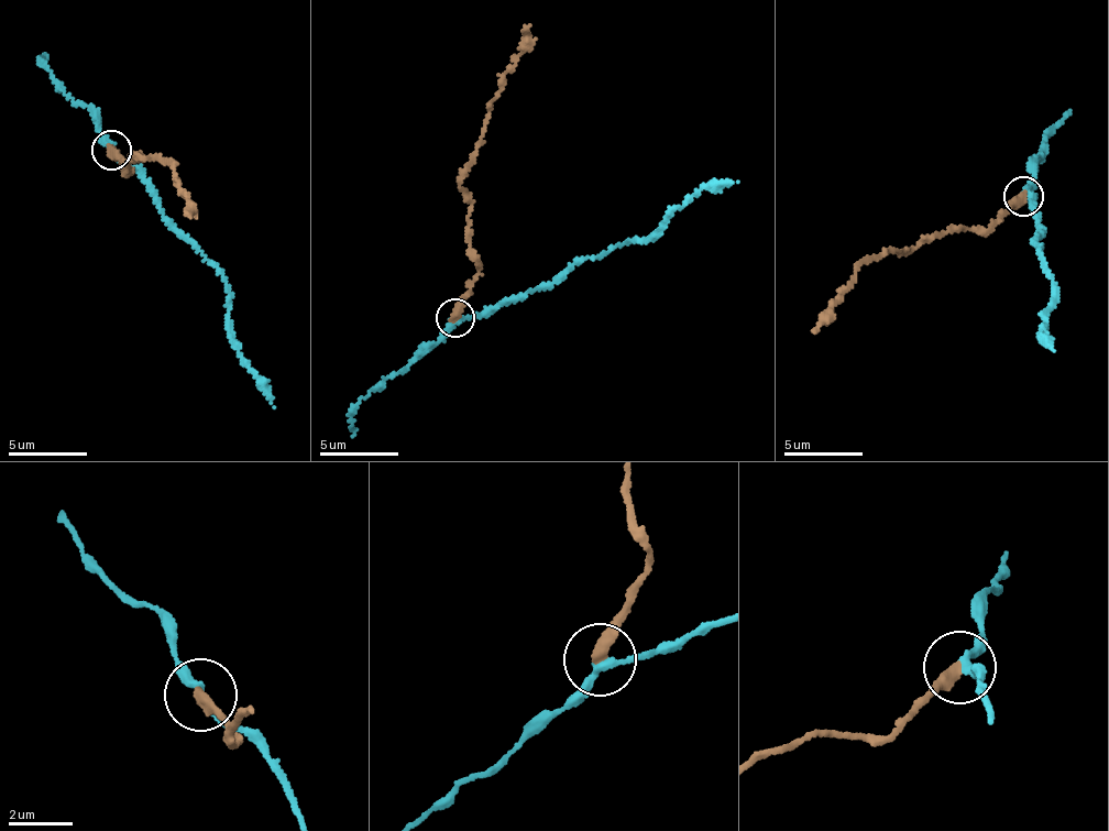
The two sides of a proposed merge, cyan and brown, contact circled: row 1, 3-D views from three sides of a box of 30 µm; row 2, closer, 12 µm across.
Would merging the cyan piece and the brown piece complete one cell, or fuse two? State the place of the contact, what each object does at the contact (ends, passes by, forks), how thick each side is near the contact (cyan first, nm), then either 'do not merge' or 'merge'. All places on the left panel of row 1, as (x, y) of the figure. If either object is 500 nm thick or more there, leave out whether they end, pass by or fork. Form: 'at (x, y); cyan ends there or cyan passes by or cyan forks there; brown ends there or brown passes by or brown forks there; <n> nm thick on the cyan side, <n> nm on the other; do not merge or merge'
at (111, 150); cyan passes by; brown ends there; 220 nm thick on the cyan side, 360 nm on the other; do not merge

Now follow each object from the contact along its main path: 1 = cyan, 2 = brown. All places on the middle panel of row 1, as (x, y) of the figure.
1: (456, 319), (491, 309), (544, 286), (617, 245), (644, 241), (703, 187), (738, 182)
2: (456, 319), (479, 270), (473, 253), (469, 208), (461, 182), (505, 72), (526, 50), (529, 25)

